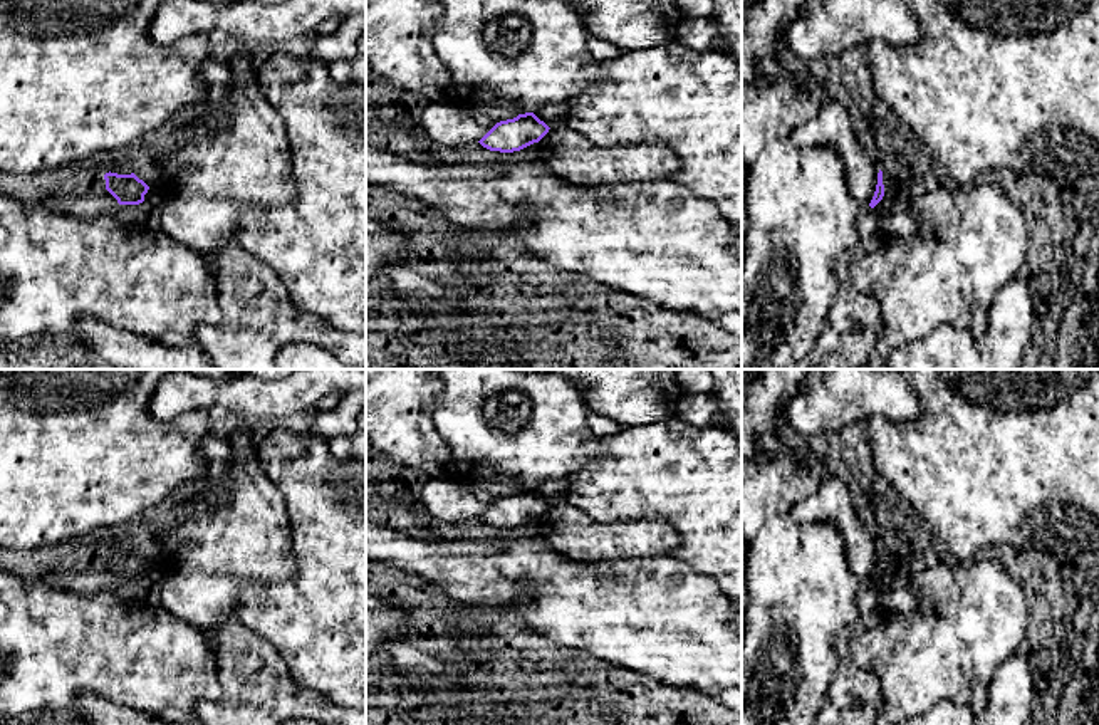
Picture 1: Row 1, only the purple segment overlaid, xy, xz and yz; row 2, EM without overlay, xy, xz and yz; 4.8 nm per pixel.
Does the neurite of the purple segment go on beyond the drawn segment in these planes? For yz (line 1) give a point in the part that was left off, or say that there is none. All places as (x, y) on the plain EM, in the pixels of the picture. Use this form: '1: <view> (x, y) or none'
1: none

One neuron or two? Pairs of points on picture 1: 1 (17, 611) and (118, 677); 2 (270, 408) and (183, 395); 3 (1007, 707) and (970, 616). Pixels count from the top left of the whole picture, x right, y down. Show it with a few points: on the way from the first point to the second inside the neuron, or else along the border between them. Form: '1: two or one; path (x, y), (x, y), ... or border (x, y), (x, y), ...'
1: one; path (42, 636), (49, 643), (84, 643), (93, 651)
2: one; path (249, 396), (240, 393), (205, 393)
3: two; border (1019, 650), (997, 668), (989, 683)

